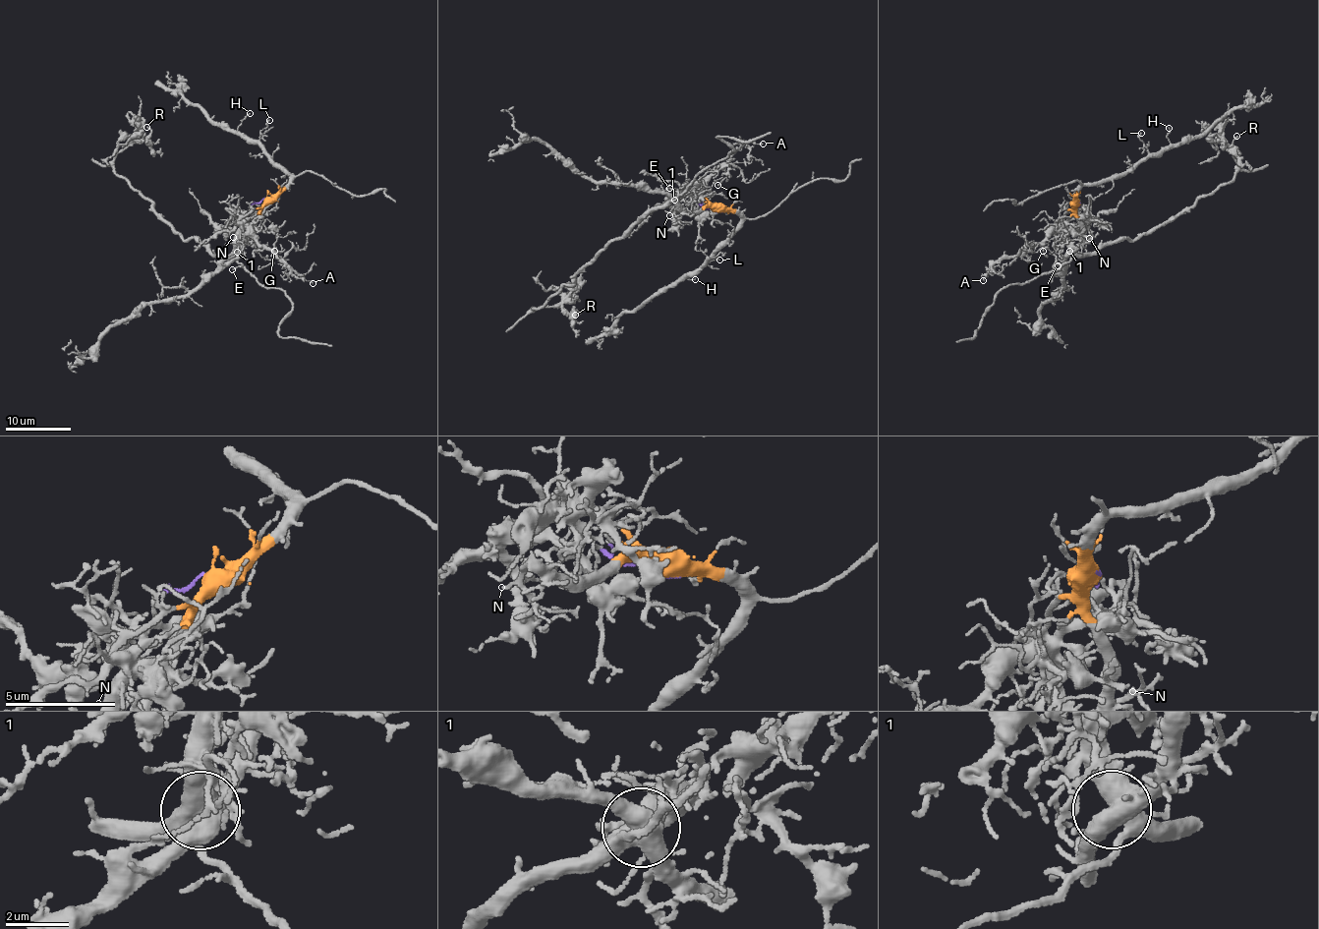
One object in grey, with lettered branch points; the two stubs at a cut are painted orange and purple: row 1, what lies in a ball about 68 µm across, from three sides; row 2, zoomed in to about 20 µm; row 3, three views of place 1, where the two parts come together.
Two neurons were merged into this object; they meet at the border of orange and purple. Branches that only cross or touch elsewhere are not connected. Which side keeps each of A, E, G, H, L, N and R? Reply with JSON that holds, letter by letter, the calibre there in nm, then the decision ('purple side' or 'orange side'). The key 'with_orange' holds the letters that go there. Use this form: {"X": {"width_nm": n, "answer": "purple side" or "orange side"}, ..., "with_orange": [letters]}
{"A": {"width_nm": 90, "answer": "purple side"}, "E": {"width_nm": 110, "answer": "purple side"}, "G": {"width_nm": 120, "answer": "purple side"}, "H": {"width_nm": 110, "answer": "orange side"}, "L": {"width_nm": 140, "answer": "orange side"}, "N": {"width_nm": 90, "answer": "purple side"}, "R": {"width_nm": 160, "answer": "purple side"}, "with_orange": ["H", "L"]}

